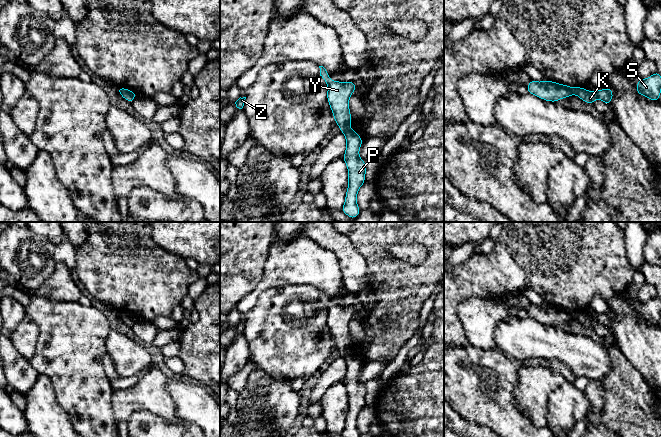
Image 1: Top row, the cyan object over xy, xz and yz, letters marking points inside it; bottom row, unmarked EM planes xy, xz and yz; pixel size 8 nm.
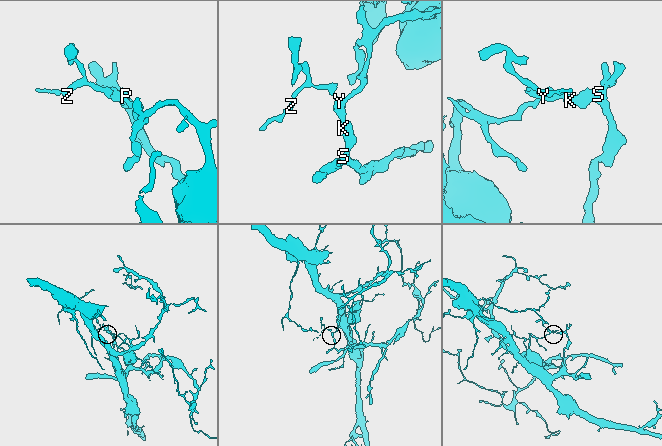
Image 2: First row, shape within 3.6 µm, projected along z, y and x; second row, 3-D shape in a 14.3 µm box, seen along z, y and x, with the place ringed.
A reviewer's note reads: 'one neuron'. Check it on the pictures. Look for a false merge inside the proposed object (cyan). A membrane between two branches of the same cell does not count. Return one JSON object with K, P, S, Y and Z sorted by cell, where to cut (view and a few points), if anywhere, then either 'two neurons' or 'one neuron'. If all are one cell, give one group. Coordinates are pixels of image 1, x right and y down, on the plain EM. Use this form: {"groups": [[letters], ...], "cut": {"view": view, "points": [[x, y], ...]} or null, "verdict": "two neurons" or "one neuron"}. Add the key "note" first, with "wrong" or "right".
{"note": "wrong", "groups": [["K", "P", "S"], ["Y", "Z"]], "cut": {"view": "xz", "points": [[350, 353], [343, 357]]}, "verdict": "two neurons"}

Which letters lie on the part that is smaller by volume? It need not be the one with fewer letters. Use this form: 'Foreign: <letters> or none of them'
Foreign: Y, Z

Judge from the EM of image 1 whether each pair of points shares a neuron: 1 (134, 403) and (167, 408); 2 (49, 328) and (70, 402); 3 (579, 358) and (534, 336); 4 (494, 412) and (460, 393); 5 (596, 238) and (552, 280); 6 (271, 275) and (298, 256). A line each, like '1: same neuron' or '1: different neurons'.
1: same neuron
2: same neuron
3: same neuron
4: same neuron
5: same neuron
6: same neuron

